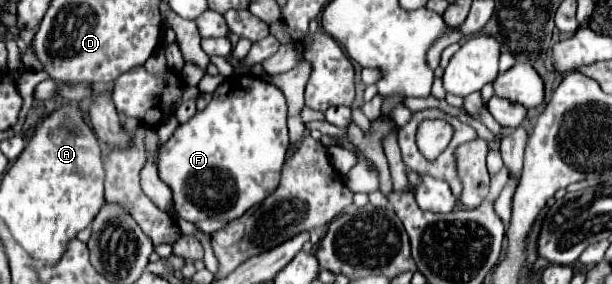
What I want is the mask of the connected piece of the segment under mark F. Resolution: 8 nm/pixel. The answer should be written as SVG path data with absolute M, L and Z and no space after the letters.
M231 75L215 89L211 103L179 125L171 139L161 145L159 177L173 191L177 215L205 233L215 233L277 189L287 147L287 103L281 89L255 75Z

